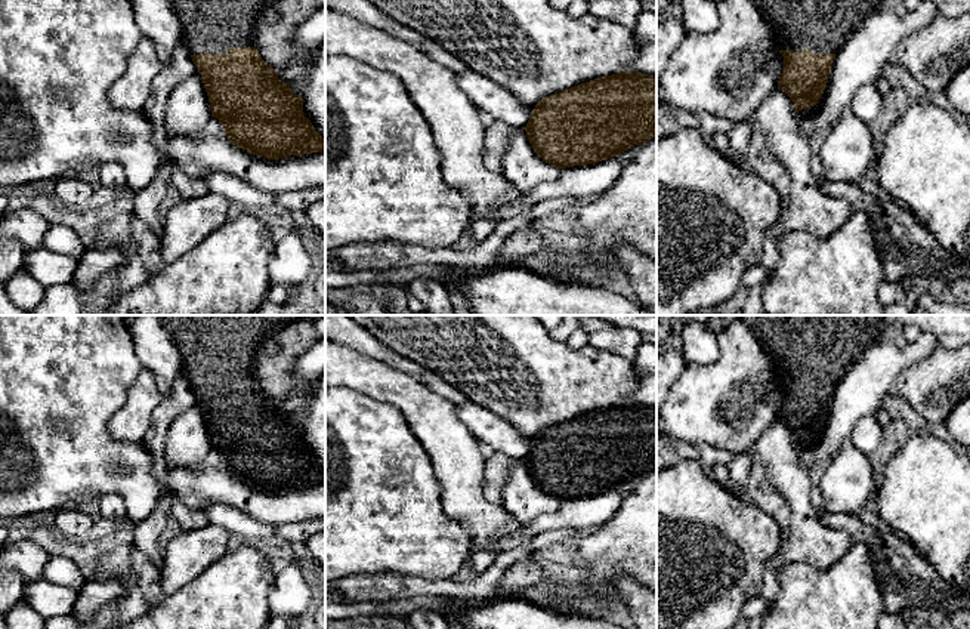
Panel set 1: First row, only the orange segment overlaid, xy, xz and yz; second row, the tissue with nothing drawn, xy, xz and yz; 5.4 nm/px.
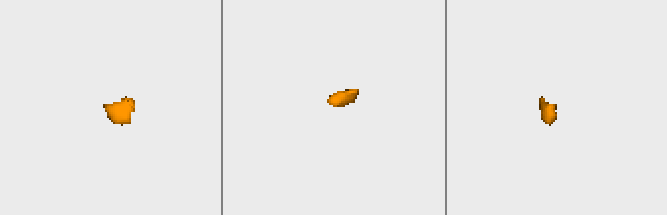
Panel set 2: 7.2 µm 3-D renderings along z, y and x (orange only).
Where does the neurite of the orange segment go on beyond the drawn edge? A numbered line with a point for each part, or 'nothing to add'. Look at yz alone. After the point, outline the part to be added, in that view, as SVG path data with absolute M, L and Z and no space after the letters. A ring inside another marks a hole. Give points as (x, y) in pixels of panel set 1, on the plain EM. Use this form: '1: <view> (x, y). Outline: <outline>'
1: yz (821, 348). Outline: M739 315L772 357L778 382L838 385L858 358L881 340L883 315Z

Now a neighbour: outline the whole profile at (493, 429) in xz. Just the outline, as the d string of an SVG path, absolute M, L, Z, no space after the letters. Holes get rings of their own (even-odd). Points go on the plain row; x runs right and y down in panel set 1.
M472 401L455 406L455 414L478 441L512 459L525 459L535 440L535 437L522 434L509 420Z

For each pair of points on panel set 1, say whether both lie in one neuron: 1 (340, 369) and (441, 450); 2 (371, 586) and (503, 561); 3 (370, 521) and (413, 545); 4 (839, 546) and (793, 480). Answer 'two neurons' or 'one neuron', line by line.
1: one neuron
2: one neuron
3: one neuron
4: one neuron

